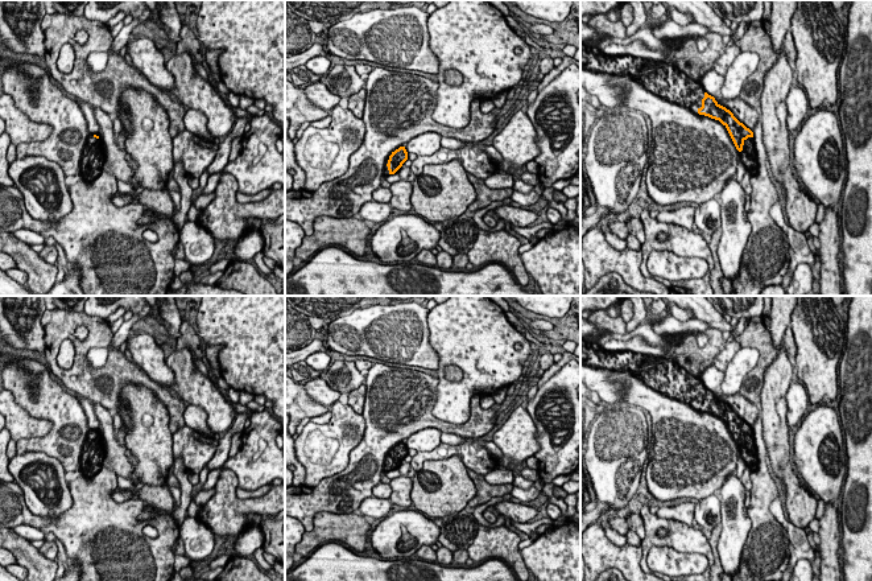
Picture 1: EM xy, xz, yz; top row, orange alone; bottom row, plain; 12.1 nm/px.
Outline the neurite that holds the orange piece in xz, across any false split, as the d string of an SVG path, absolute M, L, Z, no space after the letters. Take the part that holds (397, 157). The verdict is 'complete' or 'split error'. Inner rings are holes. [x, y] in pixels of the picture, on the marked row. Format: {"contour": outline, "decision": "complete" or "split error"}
{"contour": "M400 147L394 152L392 152L387 164L389 174L394 174L406 160L408 160L408 152L405 147Z", "decision": "complete"}

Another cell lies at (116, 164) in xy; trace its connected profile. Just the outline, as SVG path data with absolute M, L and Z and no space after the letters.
M94 108L95 120L102 131L103 143L107 148L107 160L103 168L113 174L117 181L124 181L131 185L133 172L129 168L125 153L116 144L113 124L109 114L100 108Z

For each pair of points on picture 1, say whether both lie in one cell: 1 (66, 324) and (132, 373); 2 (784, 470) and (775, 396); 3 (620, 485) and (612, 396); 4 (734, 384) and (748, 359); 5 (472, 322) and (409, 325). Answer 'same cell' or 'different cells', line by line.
1: same cell
2: same cell
3: different cells
4: same cell
5: different cells

